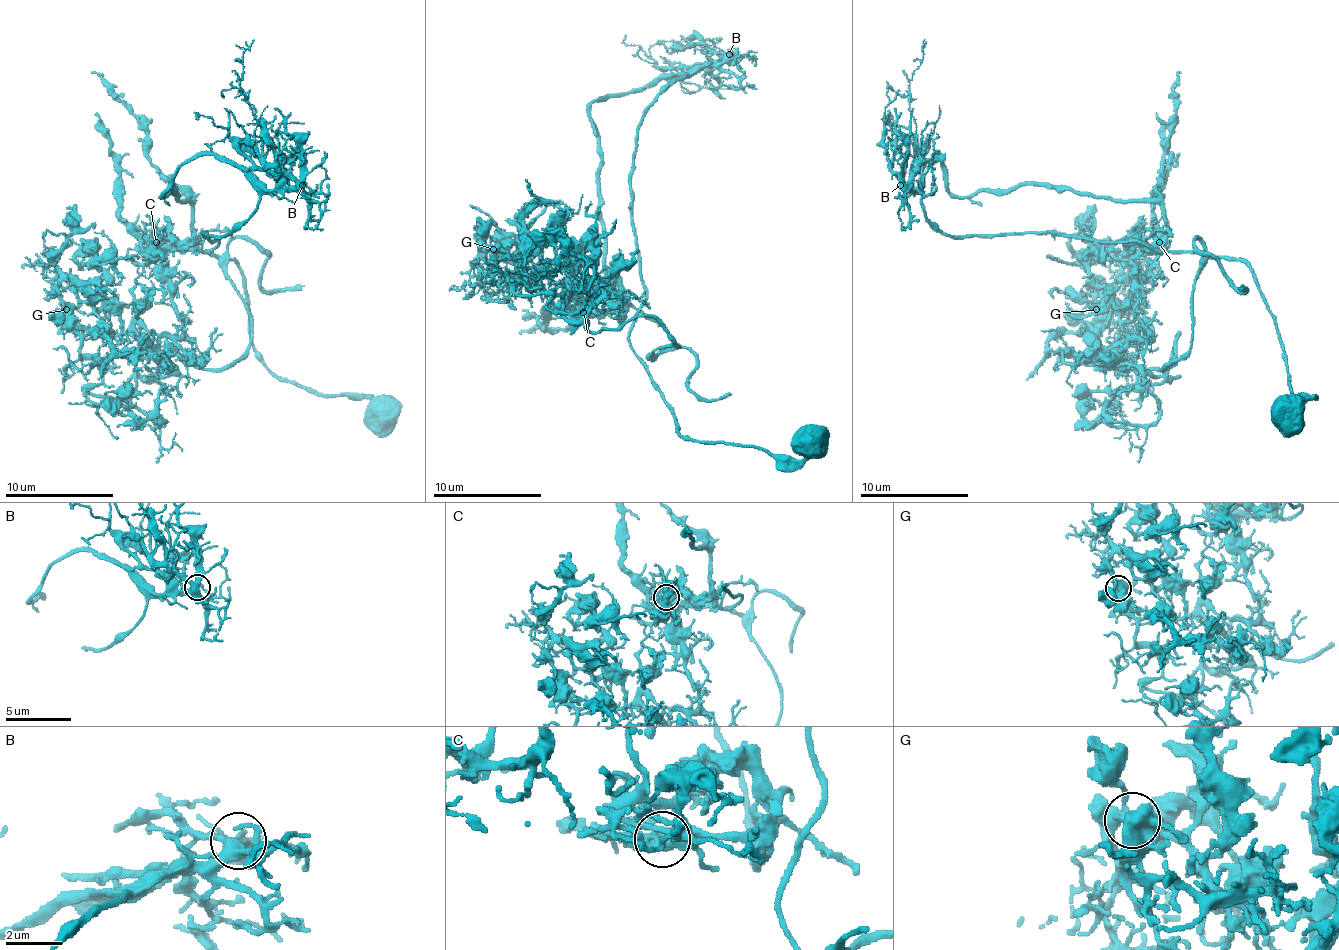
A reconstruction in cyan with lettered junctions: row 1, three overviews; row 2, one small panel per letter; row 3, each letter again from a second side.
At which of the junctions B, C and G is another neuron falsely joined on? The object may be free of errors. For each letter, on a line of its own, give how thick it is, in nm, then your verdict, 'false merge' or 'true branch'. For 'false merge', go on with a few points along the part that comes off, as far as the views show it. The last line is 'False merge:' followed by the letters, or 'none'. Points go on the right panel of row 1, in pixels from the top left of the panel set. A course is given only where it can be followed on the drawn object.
B: calibre 400 nm; true branch
C: calibre 550 nm; false merge; course (1158, 242), (1158, 204), (952, 193), (925, 166), (944, 234), (1239, 258), (1307, 399), (1283, 437)
G: calibre 460 nm; true branch
False merge: C

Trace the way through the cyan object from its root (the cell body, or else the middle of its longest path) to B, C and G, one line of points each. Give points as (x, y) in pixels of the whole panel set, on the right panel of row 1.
B: (1161, 206), (1153, 201), (1093, 198), (1044, 185), (955, 196), (938, 155), (911, 174), (909, 185), (900, 185)
C: (1161, 206), (1166, 223), (1166, 242), (1161, 250), (1158, 250), (1158, 242)
G: (1161, 206), (1166, 242), (1136, 282), (1136, 334), (1142, 307), (1096, 309)

